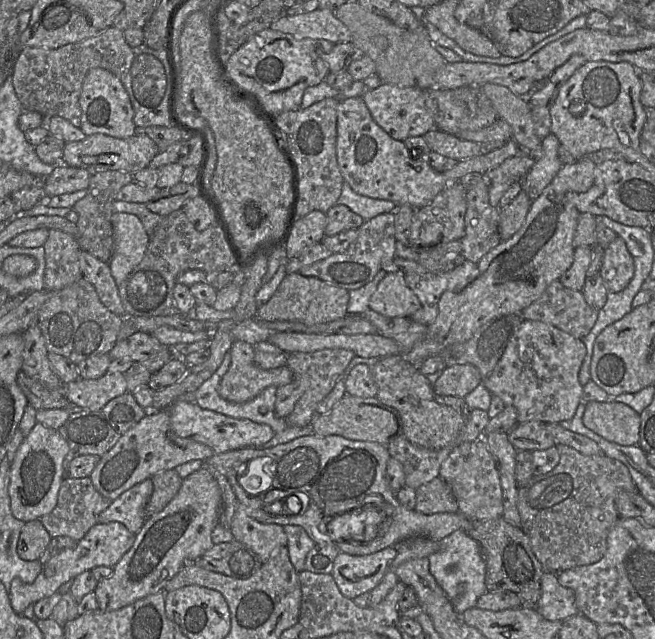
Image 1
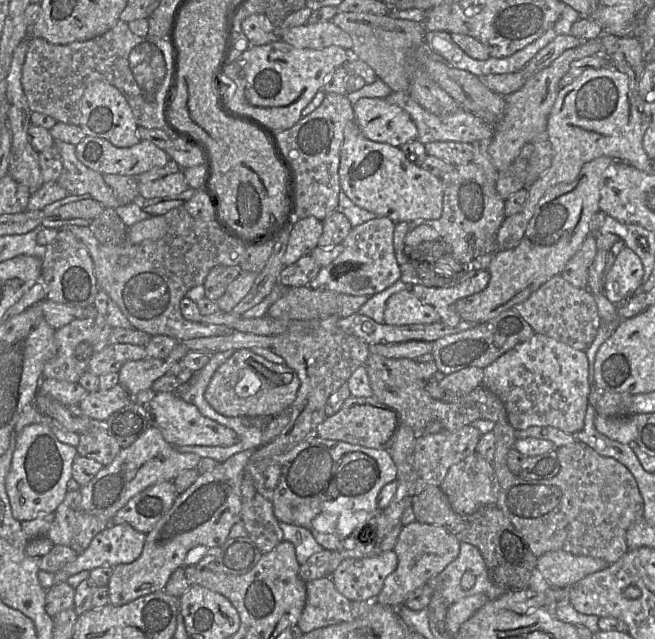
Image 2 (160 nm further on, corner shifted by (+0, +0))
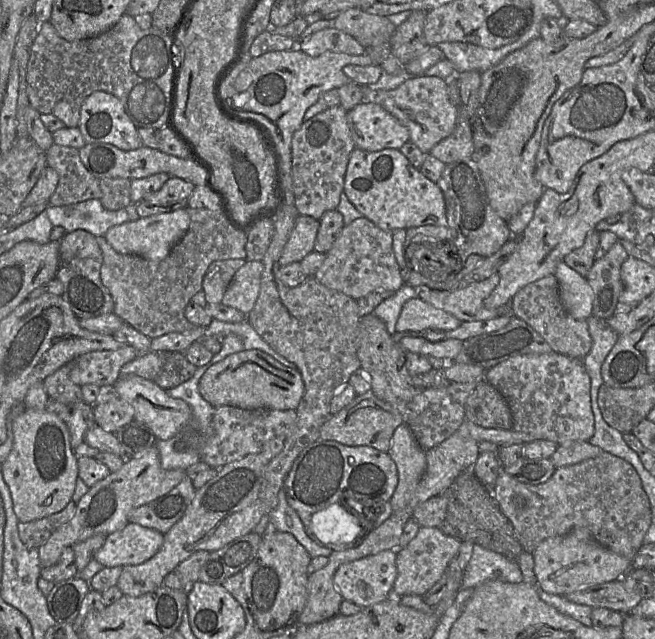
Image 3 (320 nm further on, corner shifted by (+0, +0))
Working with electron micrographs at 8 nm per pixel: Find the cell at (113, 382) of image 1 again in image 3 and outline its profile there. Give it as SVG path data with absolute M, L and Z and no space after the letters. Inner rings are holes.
M119 397L103 404L93 405L93 414L96 424L111 433L115 433L134 419L133 408Z

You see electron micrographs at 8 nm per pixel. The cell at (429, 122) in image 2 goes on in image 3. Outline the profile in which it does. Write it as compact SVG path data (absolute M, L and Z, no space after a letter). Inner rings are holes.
M416 76L393 90L371 90L362 86L362 103L375 103L395 117L410 133L410 141L424 154L452 134L458 116L458 107L449 96L449 80L433 76Z

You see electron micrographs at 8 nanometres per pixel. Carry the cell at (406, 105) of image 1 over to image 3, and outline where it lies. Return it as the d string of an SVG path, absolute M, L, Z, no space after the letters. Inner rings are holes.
M360 103L347 112L355 148L367 152L400 149L410 141L409 130L375 103Z

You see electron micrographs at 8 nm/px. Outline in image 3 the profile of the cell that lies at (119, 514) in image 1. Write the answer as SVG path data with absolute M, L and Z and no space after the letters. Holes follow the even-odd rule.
M186 477L165 495L134 509L129 514L128 523L165 534L182 518L195 493L192 479Z

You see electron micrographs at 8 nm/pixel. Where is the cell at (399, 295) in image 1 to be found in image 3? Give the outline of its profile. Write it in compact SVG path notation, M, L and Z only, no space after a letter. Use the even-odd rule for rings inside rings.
M417 297L403 305L396 323L396 332L427 329L453 330L461 323L462 321L455 316Z

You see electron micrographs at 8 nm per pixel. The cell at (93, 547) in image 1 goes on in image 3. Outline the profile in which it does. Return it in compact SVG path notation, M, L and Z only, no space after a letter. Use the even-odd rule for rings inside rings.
M127 523L122 529L106 536L103 546L94 554L93 559L106 568L139 565L153 557L163 542L164 534L157 530Z

